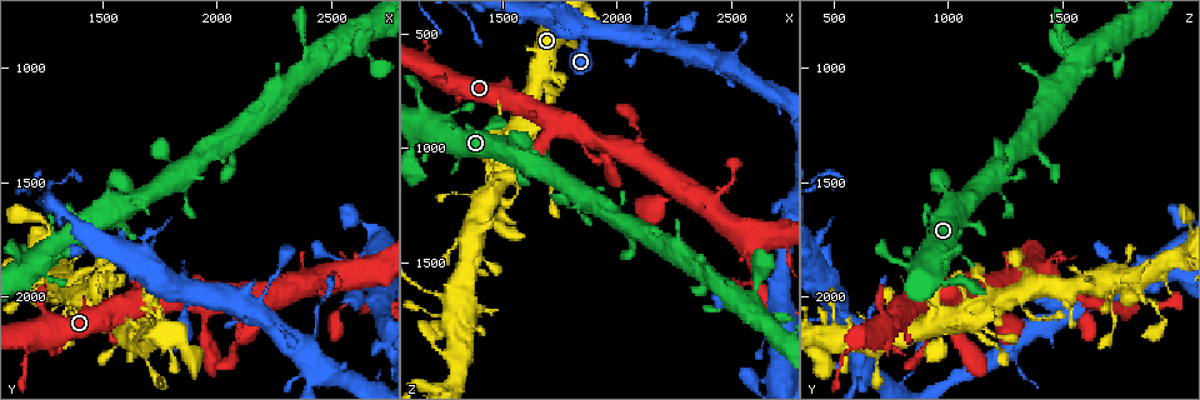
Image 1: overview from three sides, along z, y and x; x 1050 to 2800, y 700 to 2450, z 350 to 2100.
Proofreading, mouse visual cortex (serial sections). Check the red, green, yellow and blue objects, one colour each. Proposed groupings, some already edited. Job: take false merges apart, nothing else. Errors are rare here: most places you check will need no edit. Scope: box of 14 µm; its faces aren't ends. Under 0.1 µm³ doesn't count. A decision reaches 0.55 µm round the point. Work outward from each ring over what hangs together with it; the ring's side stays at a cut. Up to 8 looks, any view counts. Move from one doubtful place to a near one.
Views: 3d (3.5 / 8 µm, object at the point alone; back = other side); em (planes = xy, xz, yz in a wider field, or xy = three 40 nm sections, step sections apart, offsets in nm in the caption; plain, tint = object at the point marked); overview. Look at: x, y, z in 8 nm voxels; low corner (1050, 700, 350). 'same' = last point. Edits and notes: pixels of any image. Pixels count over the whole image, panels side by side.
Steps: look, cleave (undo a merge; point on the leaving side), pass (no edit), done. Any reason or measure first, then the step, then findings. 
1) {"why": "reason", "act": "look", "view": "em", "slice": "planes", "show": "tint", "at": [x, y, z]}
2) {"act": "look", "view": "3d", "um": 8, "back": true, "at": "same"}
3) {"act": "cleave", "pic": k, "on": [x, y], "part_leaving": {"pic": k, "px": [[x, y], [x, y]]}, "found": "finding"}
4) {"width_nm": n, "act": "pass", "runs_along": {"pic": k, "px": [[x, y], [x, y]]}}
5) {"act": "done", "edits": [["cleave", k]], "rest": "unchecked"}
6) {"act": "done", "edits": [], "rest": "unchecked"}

{"why": "thick turns thin", "act": "look", "view": "3d", "um": 3.5, "at": [1940, 2210, 1060]}

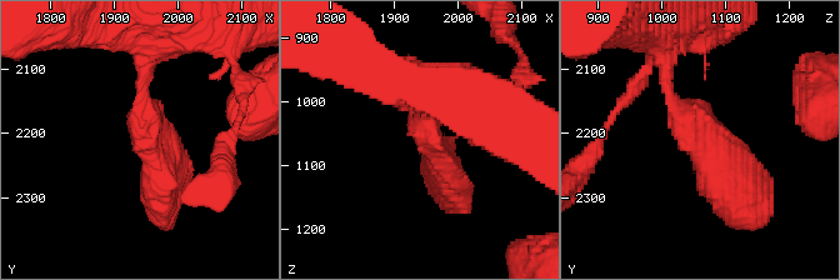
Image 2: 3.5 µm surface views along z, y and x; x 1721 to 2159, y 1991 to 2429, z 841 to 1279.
{"arm_widths_nm": [150, 450], "act": "look", "view": "em", "slice": "xy", "step": 1, "show": "tint", "at": [1955, 2200, 1060]}

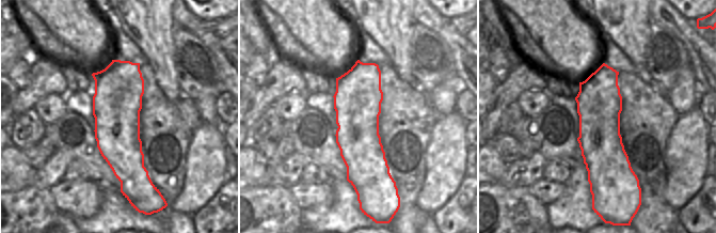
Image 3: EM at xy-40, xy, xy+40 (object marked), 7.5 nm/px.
{"act": "pass", "found": "one cell here"}

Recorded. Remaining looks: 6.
{"why": "thick turns thin", "act": "look", "view": "3d", "um": 3.5, "at": [2180, 2090, 1260]}

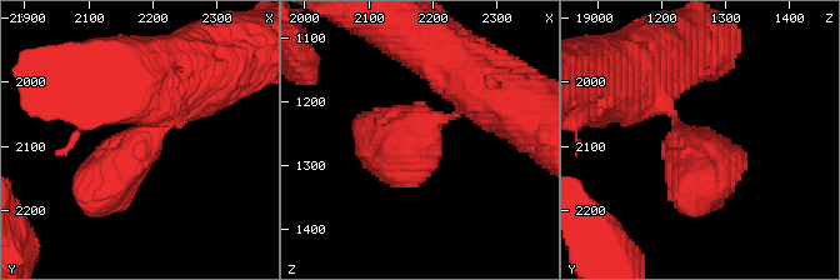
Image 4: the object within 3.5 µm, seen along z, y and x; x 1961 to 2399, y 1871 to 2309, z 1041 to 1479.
{"arm_widths_nm": [300, 600], "why": "now the EM", "act": "look", "view": "em", "slice": "xy", "step": 5, "show": "tint", "at": [2180, 2105, 1250]}

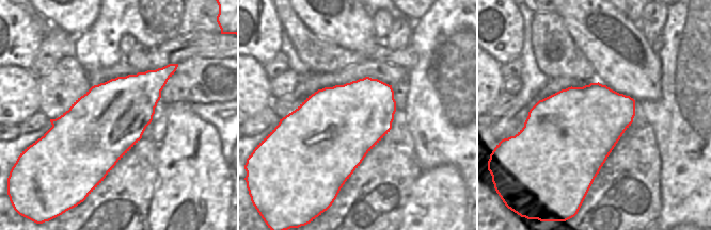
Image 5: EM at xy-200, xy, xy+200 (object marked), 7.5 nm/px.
{"act": "pass", "runs_along": {"pic": 4, "px": [[190, 89], [101, 181], [90, 211]]}, "found": "all the same cell"}

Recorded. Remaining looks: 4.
{"why": "thick turns thin", "act": "look", "view": "3d", "um": 3.5, "back": true, "at": [1290, 1930, 1770]}

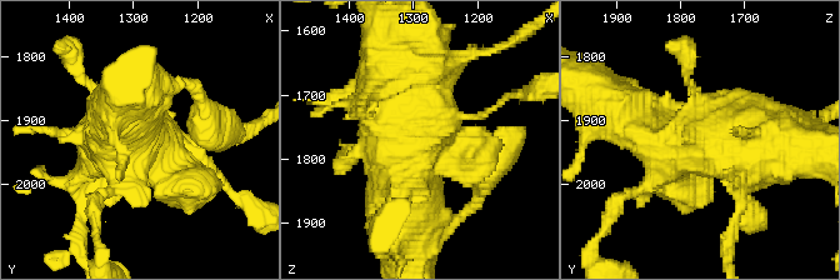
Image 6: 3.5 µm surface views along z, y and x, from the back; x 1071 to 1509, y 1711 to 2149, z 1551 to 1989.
{"why": "now the EM", "act": "look", "view": "em", "slice": "xy", "step": 3, "show": "tint", "at": "same"}

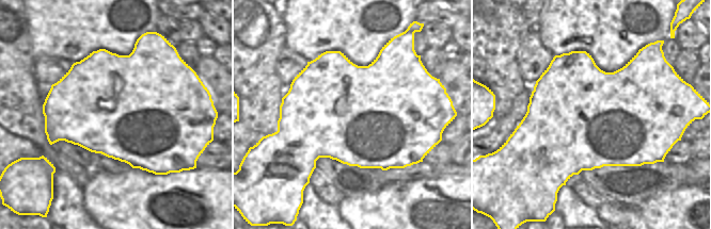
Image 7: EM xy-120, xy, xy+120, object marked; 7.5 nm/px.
{"act": "pass", "found": "all the same cell"}

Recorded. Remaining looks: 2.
{"act": "done", "edits": [], "rest": "unchecked"}

